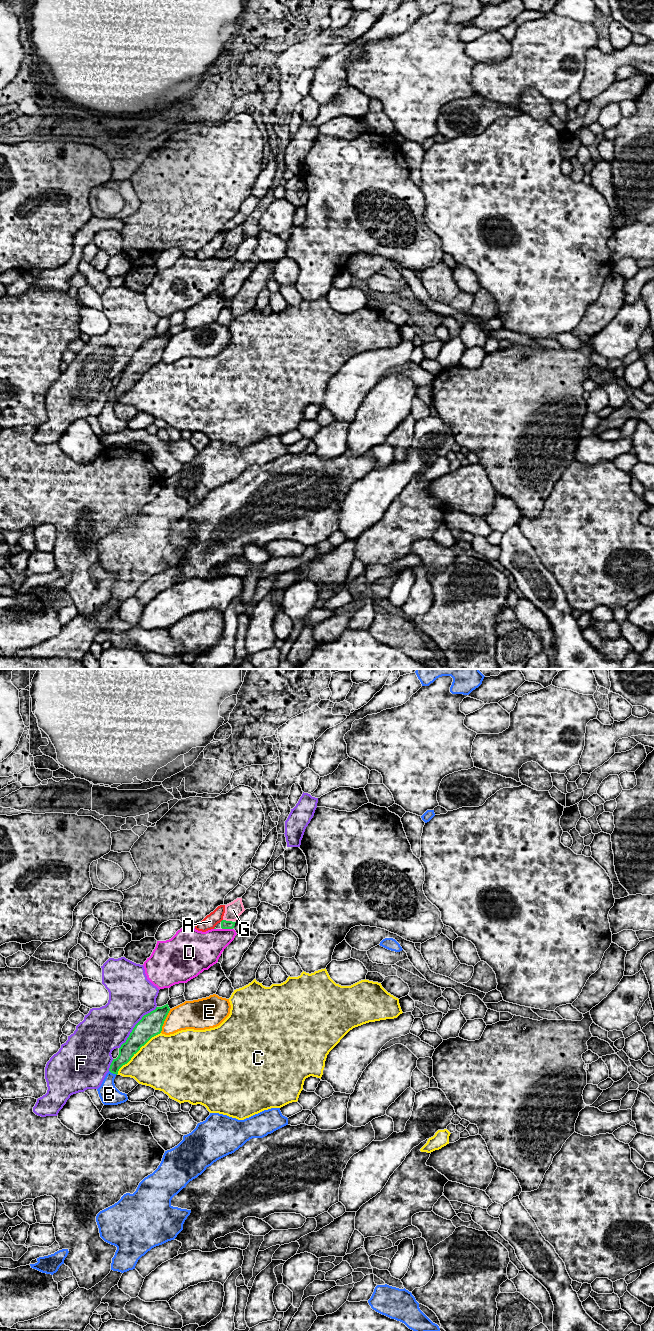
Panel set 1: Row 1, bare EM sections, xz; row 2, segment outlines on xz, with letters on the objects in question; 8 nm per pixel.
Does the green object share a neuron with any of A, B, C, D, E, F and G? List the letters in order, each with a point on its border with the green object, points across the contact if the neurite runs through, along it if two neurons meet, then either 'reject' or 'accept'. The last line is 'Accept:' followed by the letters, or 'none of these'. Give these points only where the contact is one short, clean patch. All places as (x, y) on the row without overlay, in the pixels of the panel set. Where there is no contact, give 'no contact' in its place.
A: no contact; reject
B: contact xz (113, 401); reject
C: contact xz (138, 378); reject
D: contact xz (227, 256); reject
E: contact xz (164, 348); reject
F: contact xz (135, 353); reject
G: contact xz (227, 249); way xz (225, 252), (227, 249), (233, 238); accept
Accept: G

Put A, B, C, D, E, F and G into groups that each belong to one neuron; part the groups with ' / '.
A / B / C / D / E / F / G

